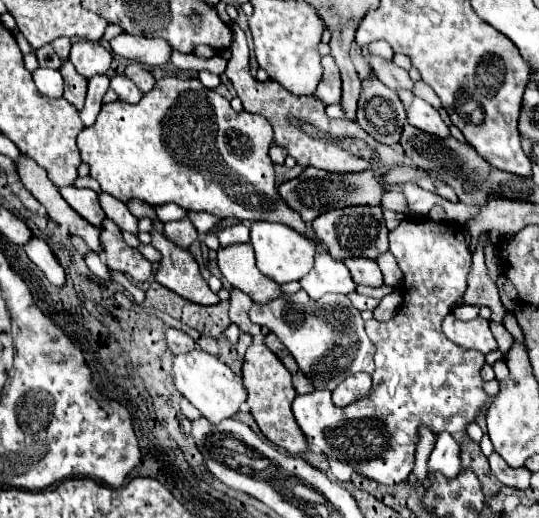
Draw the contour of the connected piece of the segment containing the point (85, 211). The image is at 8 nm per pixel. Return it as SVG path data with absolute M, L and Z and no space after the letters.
M69 185L69 187L61 187L59 193L85 221L89 221L95 227L101 227L101 223L105 219L105 213L99 205L99 195L95 191L77 189L77 187Z

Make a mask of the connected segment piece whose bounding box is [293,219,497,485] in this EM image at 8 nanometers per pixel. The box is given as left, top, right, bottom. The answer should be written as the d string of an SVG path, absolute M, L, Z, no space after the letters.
M403 219L393 231L389 231L389 251L403 271L405 299L403 307L391 321L365 321L365 331L377 347L373 391L365 399L359 399L347 407L333 405L329 391L297 395L293 401L293 415L303 429L309 447L315 447L321 453L351 465L355 473L381 485L397 485L405 481L407 475L413 471L419 425L425 425L433 435L447 431L455 437L457 443L465 441L467 425L473 423L487 407L489 395L483 389L485 381L481 377L485 355L497 351L497 343L493 339L487 319L473 319L465 323L455 321L453 337L457 345L453 341L447 341L447 337L443 337L443 331L439 329L439 321L443 321L443 317L451 313L455 299L465 293L467 275L471 271L471 251L467 247L465 231L461 227L451 223L437 223L431 219Z

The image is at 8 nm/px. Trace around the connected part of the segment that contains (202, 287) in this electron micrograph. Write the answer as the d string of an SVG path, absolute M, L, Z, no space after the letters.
M151 231L151 235L153 235L151 245L161 253L161 261L155 271L155 281L191 303L197 305L219 303L217 293L213 293L205 283L193 255L155 231Z

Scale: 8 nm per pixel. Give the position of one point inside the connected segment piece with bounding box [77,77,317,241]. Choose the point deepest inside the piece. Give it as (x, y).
(182, 143)

